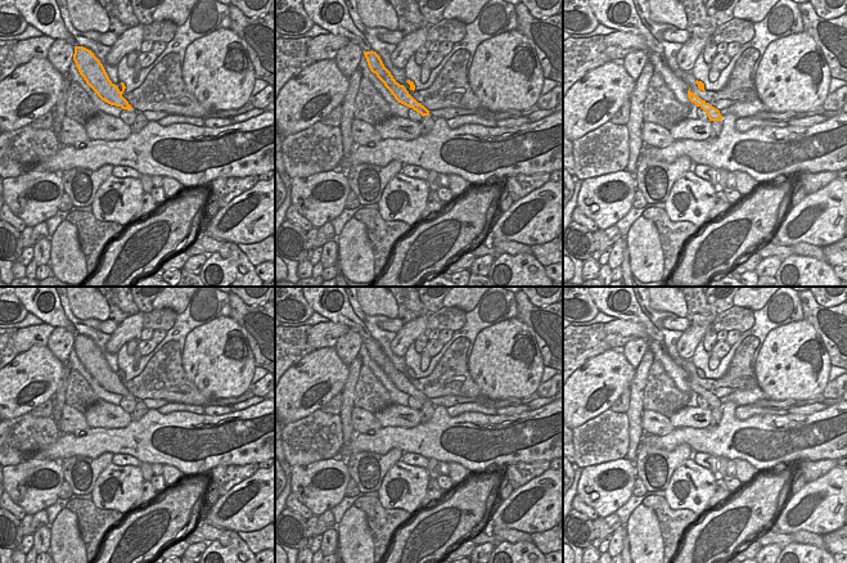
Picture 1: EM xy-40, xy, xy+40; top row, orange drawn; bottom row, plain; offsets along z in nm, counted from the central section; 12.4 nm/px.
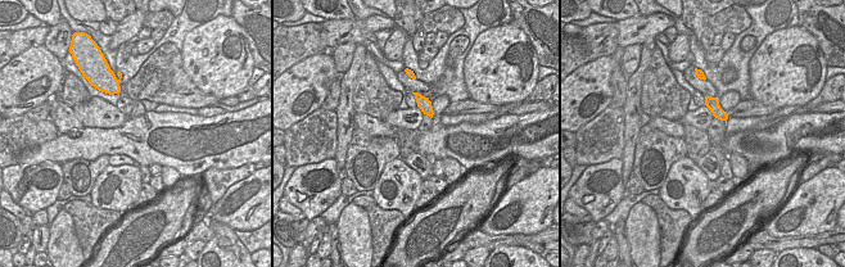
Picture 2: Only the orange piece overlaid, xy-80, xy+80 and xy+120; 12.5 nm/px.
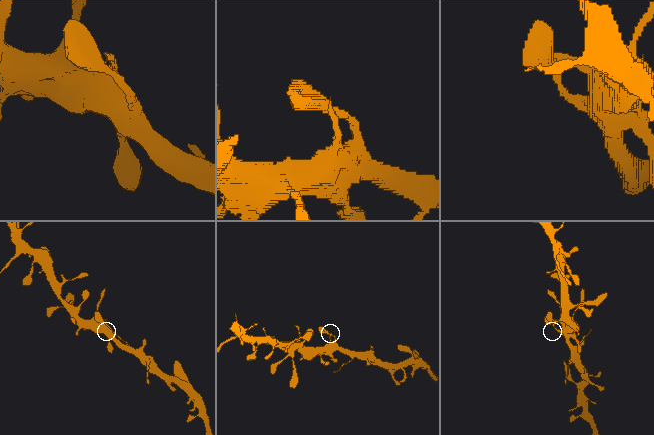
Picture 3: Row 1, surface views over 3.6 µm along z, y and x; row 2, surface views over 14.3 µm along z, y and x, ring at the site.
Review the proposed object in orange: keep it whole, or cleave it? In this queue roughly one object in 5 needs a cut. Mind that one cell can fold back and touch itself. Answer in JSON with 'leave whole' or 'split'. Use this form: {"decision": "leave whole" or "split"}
{"decision": "leave whole"}

